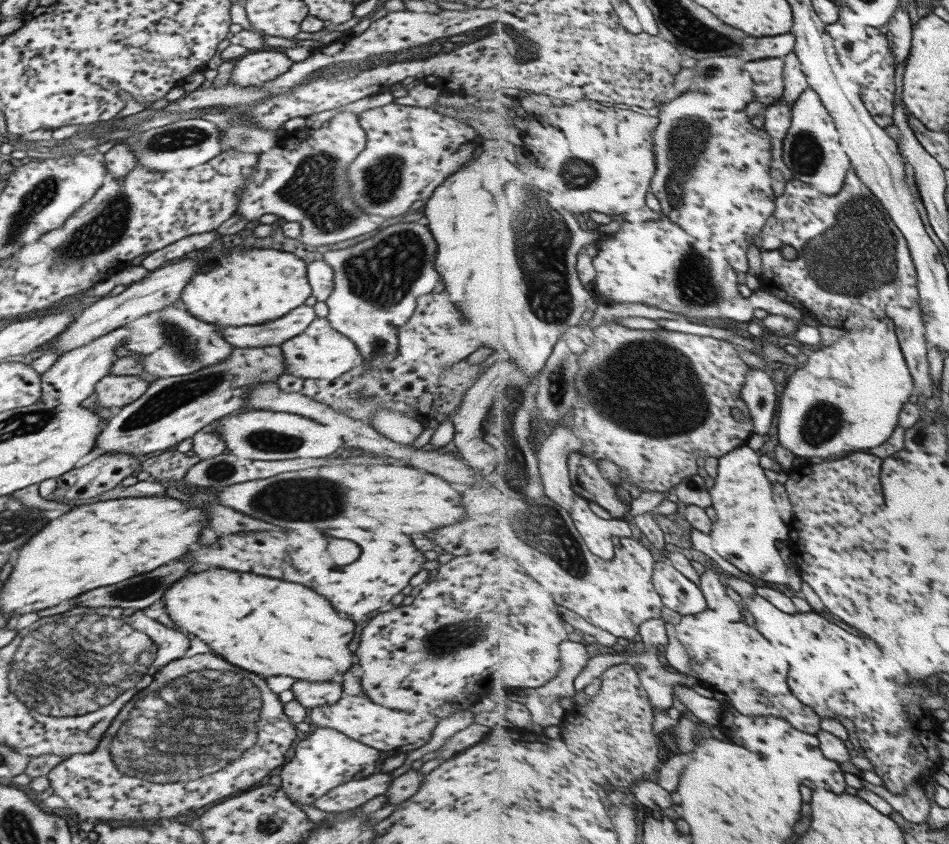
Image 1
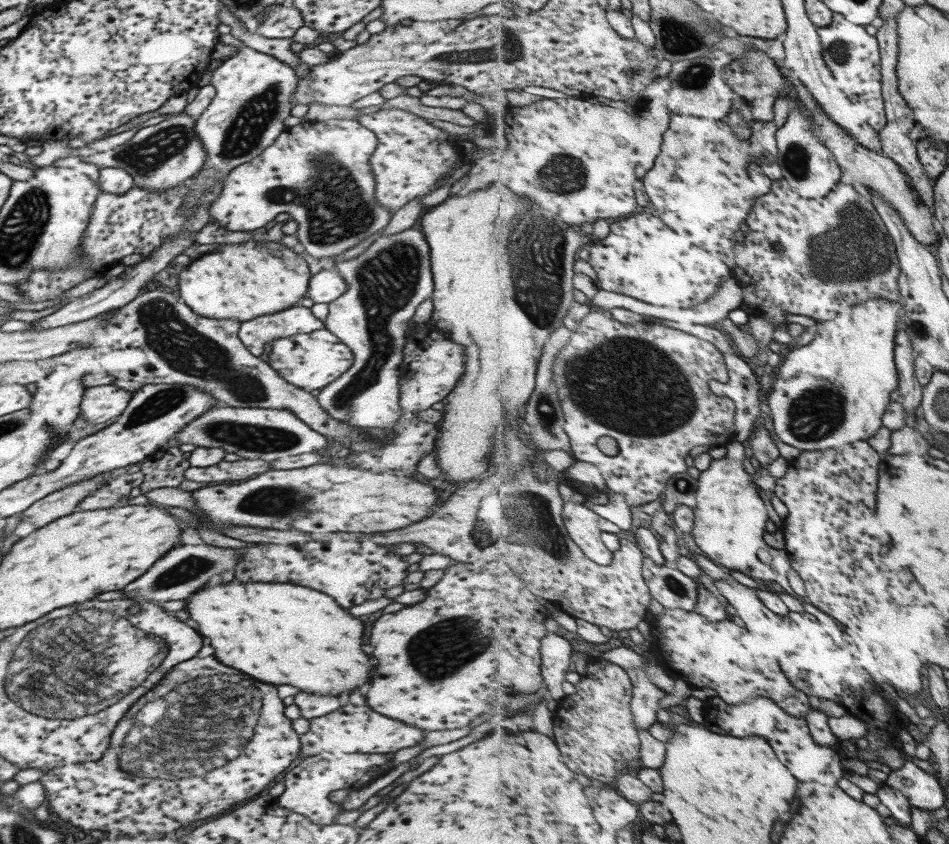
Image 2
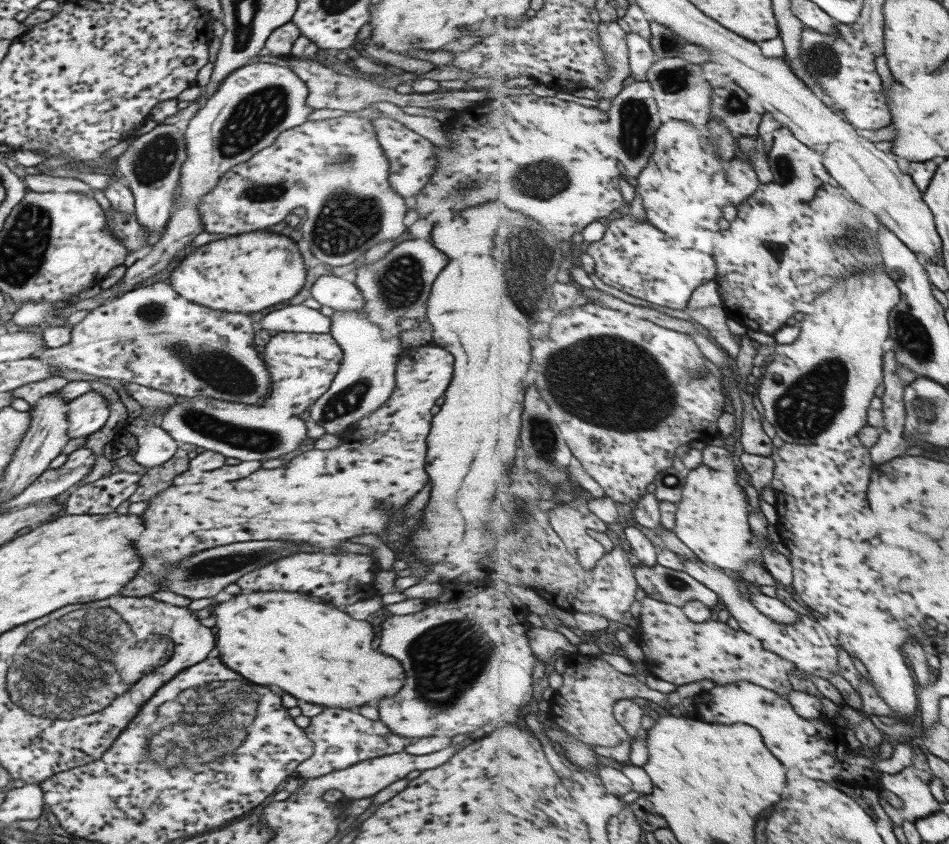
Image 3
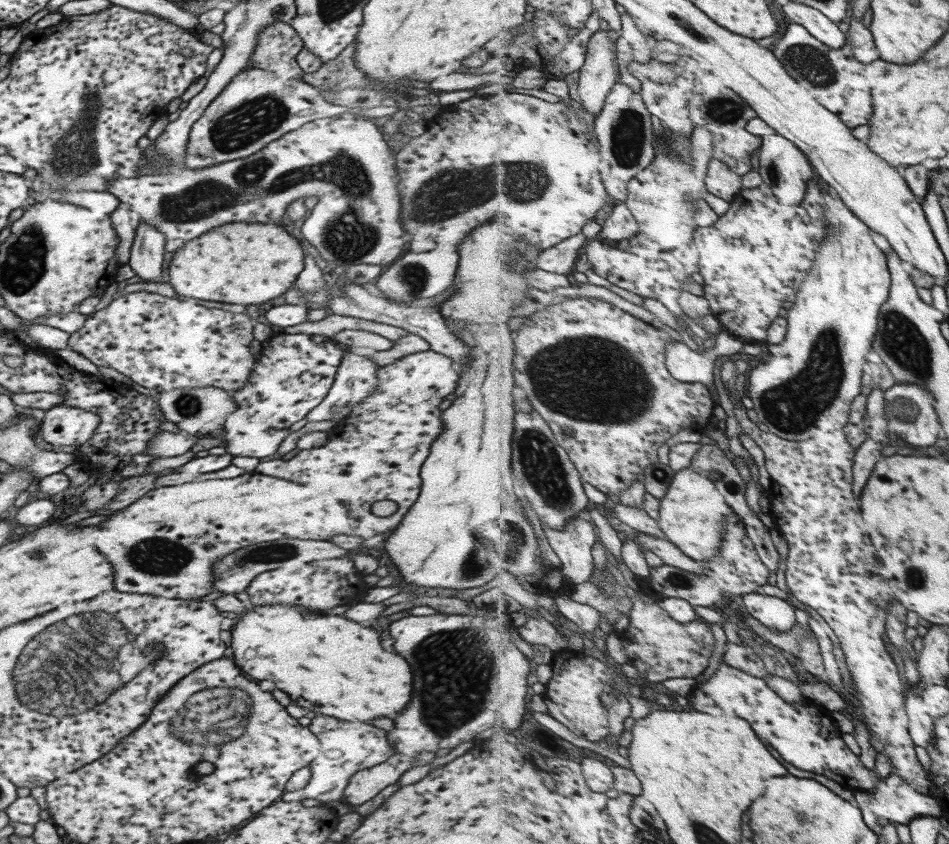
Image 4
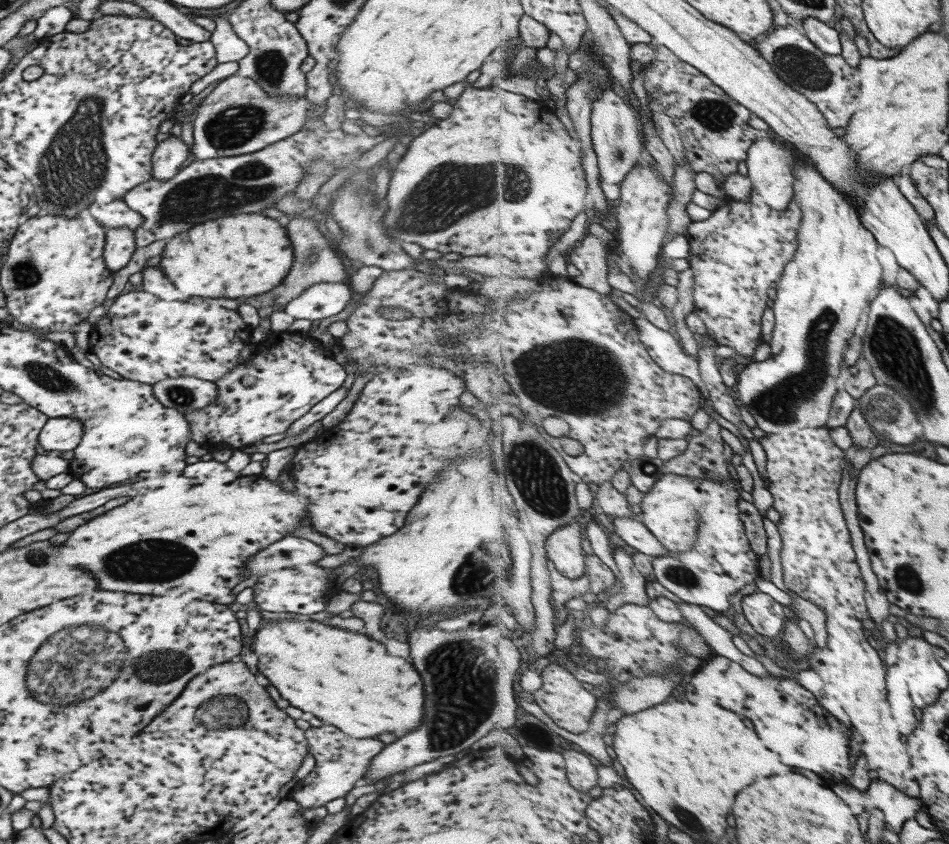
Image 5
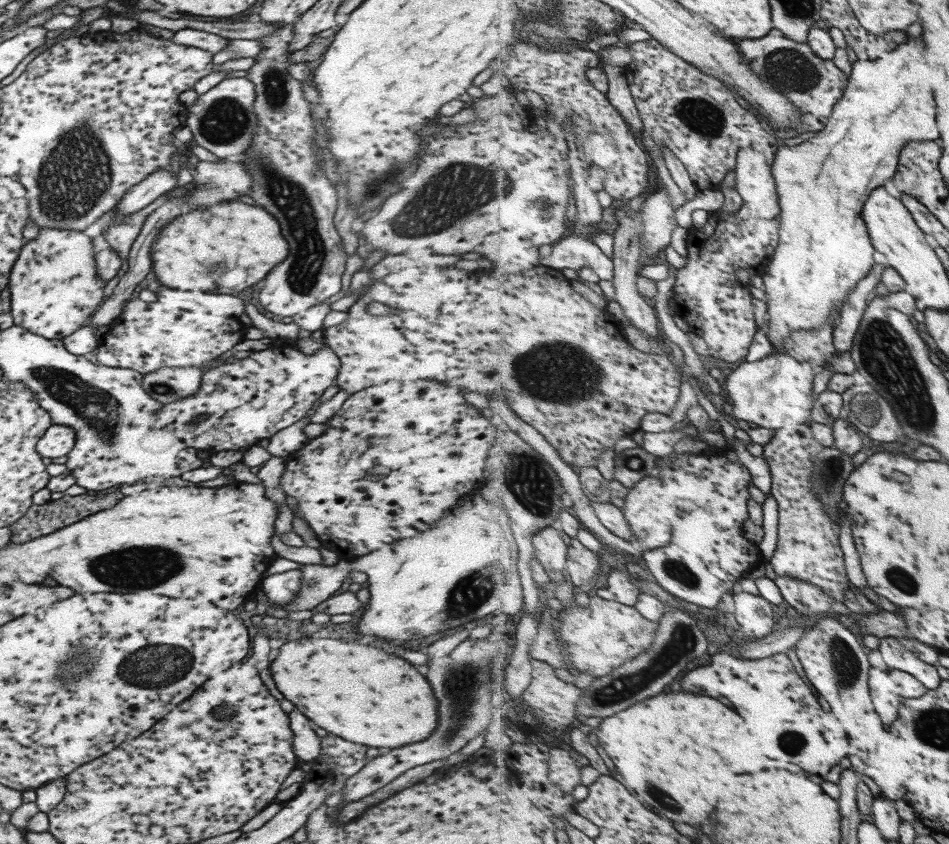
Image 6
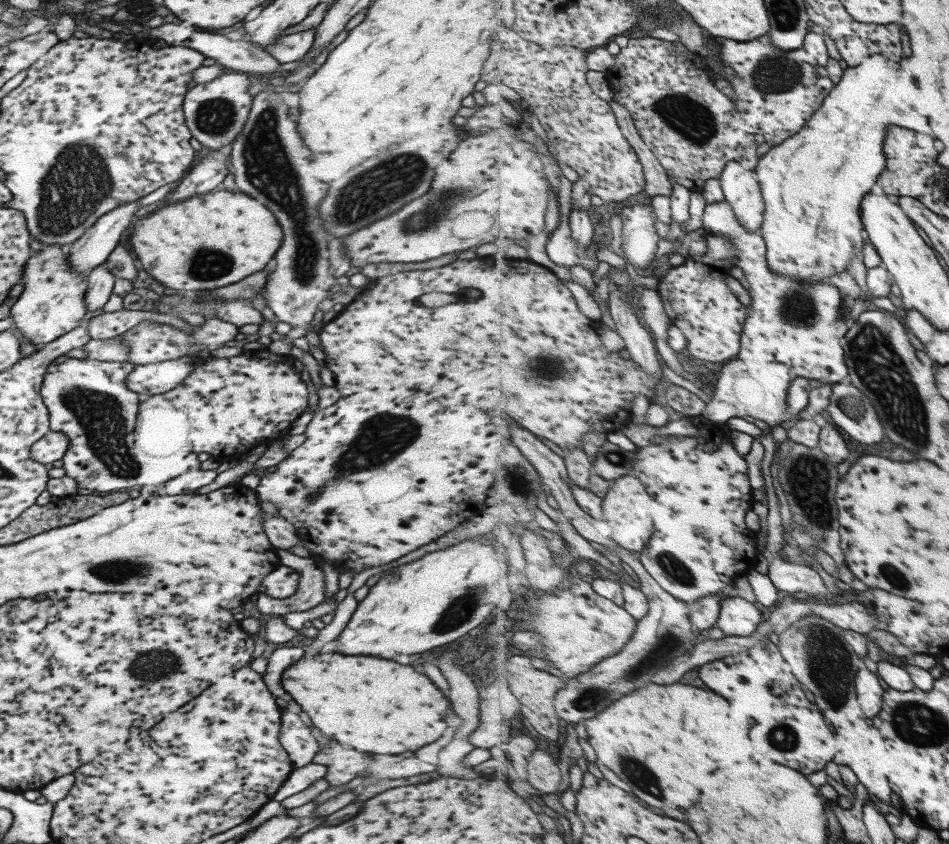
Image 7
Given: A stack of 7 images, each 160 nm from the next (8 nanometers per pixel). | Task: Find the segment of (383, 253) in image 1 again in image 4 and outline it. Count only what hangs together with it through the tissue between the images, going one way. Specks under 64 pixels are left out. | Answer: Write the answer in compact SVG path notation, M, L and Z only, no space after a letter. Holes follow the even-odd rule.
M435 248L429 252L405 252L399 255L383 272L377 275L374 285L377 293L389 302L409 305L413 300L429 298L443 292L452 285L457 268L458 254L456 250ZM349 347L349 351L341 358L341 364L337 367L331 388L321 399L321 402L312 408L305 416L305 422L323 422L323 420L334 420L336 424L342 421L349 411L361 402L366 396L369 396L377 384L377 369L369 358L355 353L355 350Z

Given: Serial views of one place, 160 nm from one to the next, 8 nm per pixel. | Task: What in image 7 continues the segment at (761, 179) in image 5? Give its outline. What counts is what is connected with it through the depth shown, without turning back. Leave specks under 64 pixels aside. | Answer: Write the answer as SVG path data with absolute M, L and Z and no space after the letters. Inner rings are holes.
M729 162L719 178L725 200L731 203L737 220L747 232L761 230L765 221L766 202L755 168Z

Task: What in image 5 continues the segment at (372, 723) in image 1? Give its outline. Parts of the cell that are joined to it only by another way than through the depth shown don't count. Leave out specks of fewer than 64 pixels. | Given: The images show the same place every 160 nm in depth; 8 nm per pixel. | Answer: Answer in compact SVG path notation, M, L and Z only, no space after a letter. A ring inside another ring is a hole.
M312 722L304 730L304 735L309 747L308 754L314 758L314 767L298 780L289 792L289 798L300 806L301 811L324 806L327 801L347 794L364 775L367 765L372 762L374 756L383 748L383 744L373 737L356 739L329 723Z

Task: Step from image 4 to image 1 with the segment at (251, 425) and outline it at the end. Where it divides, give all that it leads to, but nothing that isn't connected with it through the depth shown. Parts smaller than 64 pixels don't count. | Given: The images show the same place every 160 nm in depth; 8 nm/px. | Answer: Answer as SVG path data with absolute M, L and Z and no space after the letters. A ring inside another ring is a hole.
M315 317L305 330L296 336L284 340L280 344L283 364L287 374L295 375L300 379L333 380L347 372L359 359L358 348L345 335L339 334L328 323L326 317Z

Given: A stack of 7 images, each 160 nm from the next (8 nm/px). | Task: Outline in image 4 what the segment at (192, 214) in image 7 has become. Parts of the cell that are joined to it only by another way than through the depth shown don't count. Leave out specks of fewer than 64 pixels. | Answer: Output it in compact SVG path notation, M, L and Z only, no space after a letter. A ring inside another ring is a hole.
M223 224L187 240L174 251L167 265L169 284L181 297L225 302L263 304L283 296L303 268L299 239L273 224Z

